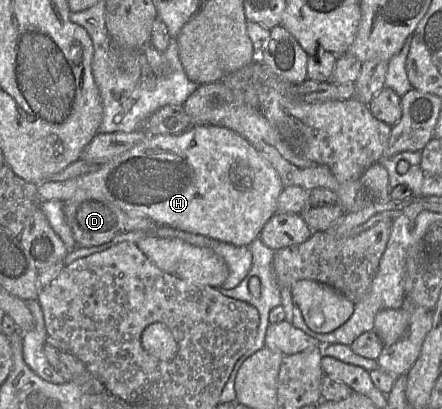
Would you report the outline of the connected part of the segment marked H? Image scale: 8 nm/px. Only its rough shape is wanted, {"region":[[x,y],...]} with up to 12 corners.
{"region":[[214,125],[149,135],[96,171],[37,185],[248,246],[277,171]]}

